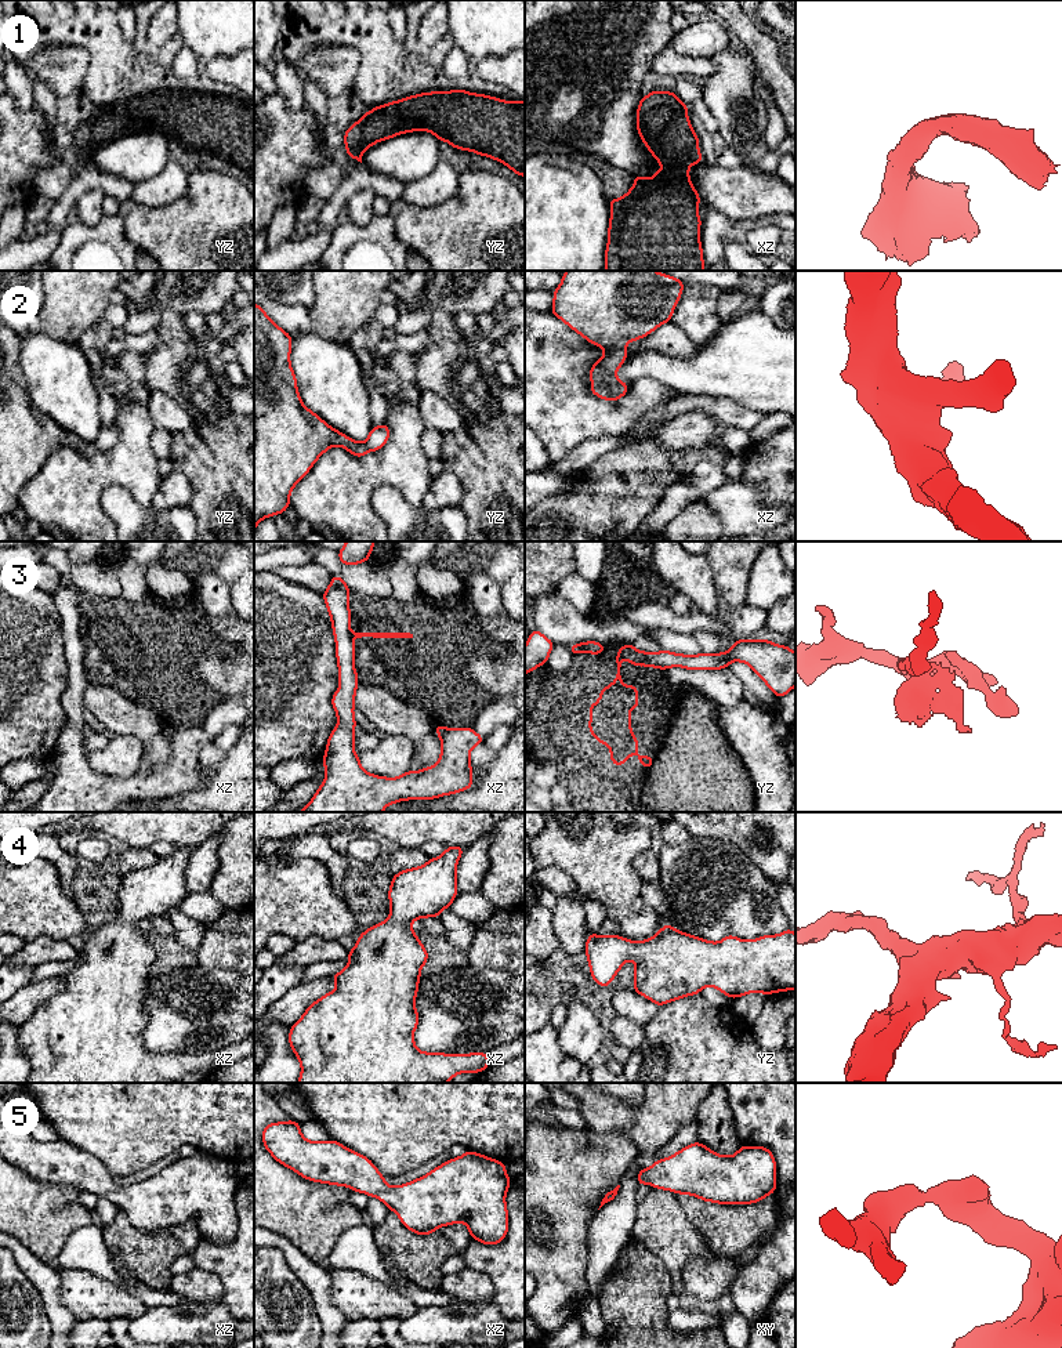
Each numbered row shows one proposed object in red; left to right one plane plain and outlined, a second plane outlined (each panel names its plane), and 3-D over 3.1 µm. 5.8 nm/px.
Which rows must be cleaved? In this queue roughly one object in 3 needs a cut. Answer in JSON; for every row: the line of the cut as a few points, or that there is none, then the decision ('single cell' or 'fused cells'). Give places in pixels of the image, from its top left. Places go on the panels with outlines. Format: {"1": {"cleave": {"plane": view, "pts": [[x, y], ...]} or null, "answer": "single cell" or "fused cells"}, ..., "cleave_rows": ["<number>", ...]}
{"1": {"cleave": null, "answer": "single cell"}, "2": {"cleave": null, "answer": "single cell"}, "3": {"cleave": {"plane": "xz", "pts": [[350, 633], [352, 637]]}, "answer": "fused cells"}, "4": {"cleave": null, "answer": "single cell"}, "5": {"cleave": null, "answer": "single cell"}, "cleave_rows": ["3"]}

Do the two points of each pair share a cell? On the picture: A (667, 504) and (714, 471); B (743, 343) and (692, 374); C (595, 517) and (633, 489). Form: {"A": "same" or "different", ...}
{"A": "same", "B": "same", "C": "same"}

